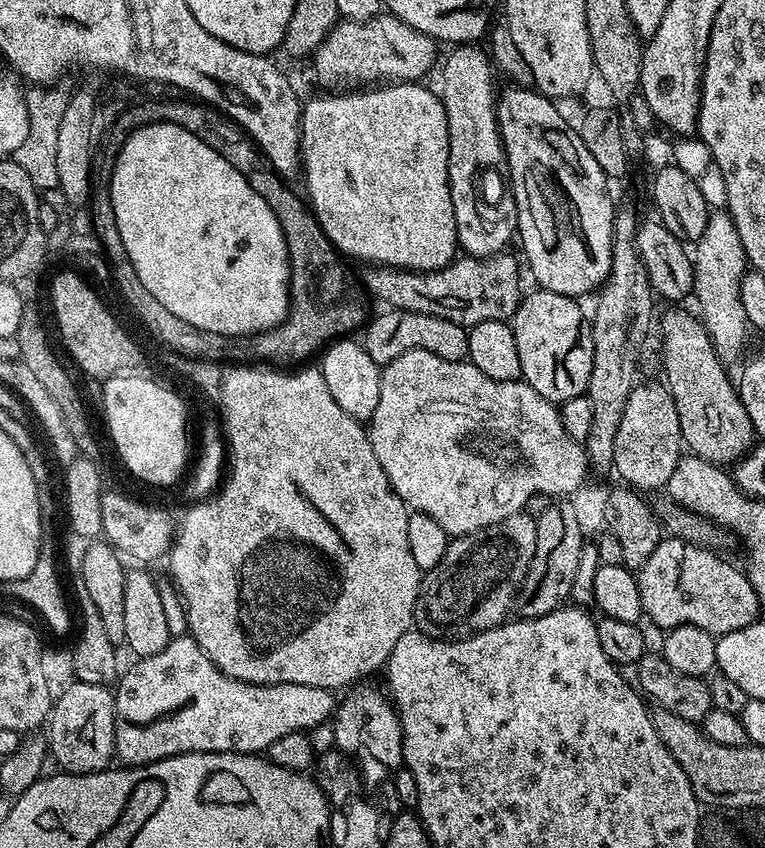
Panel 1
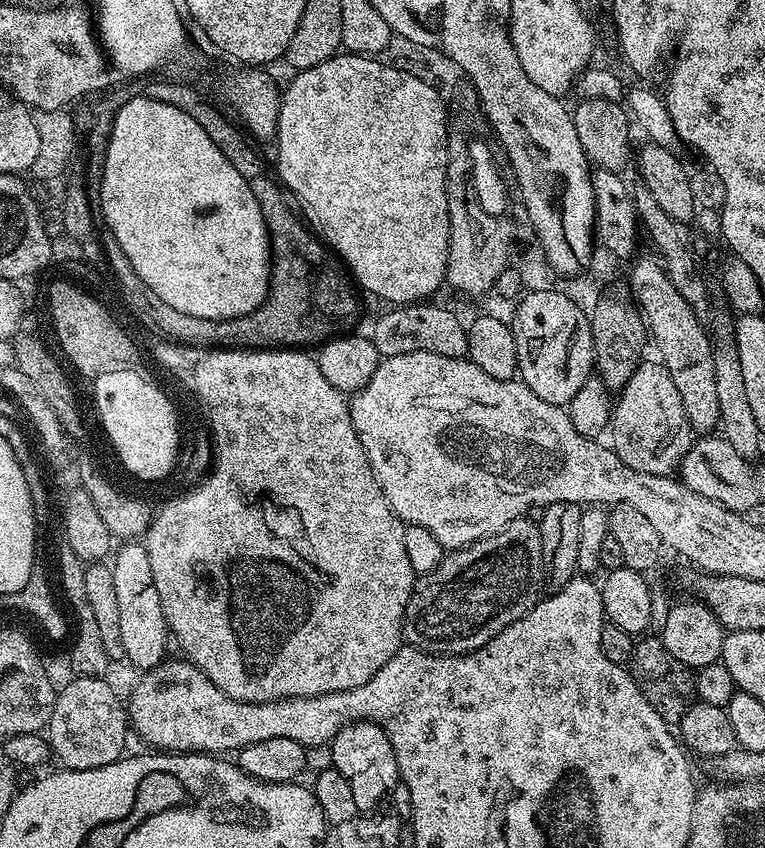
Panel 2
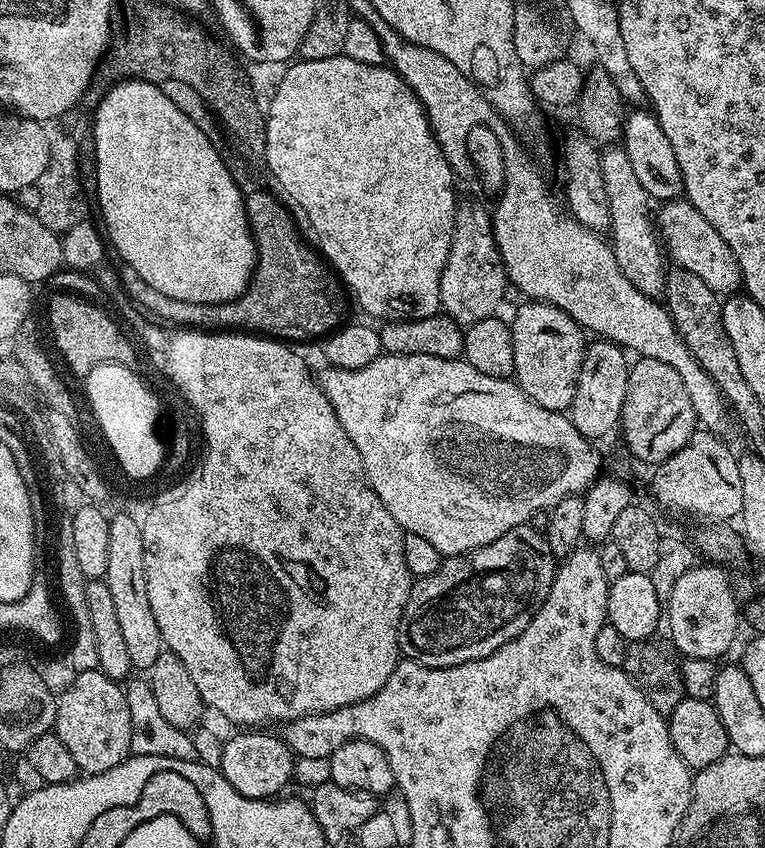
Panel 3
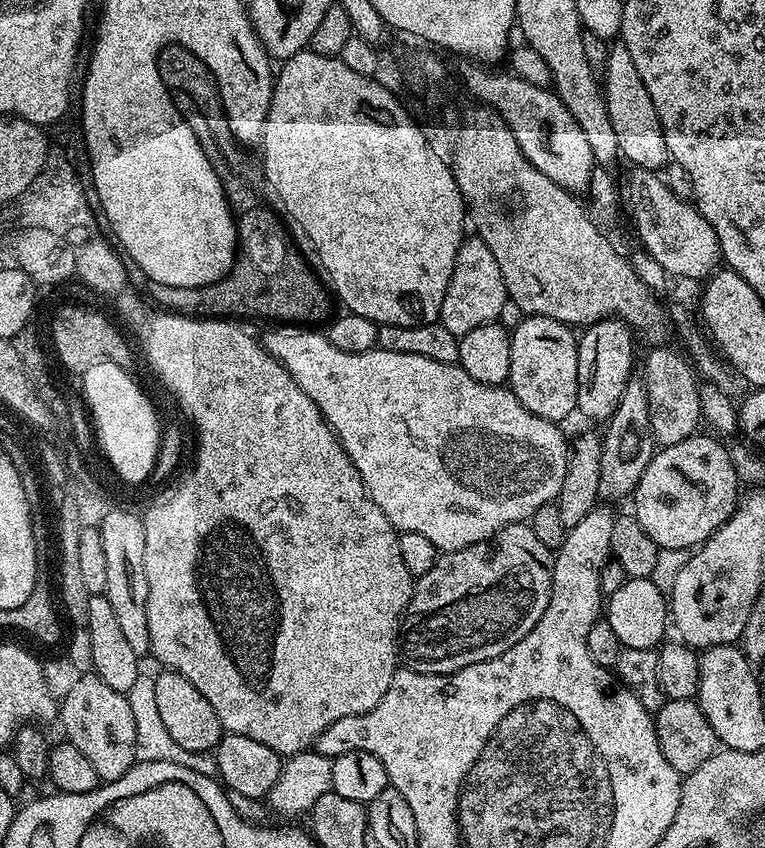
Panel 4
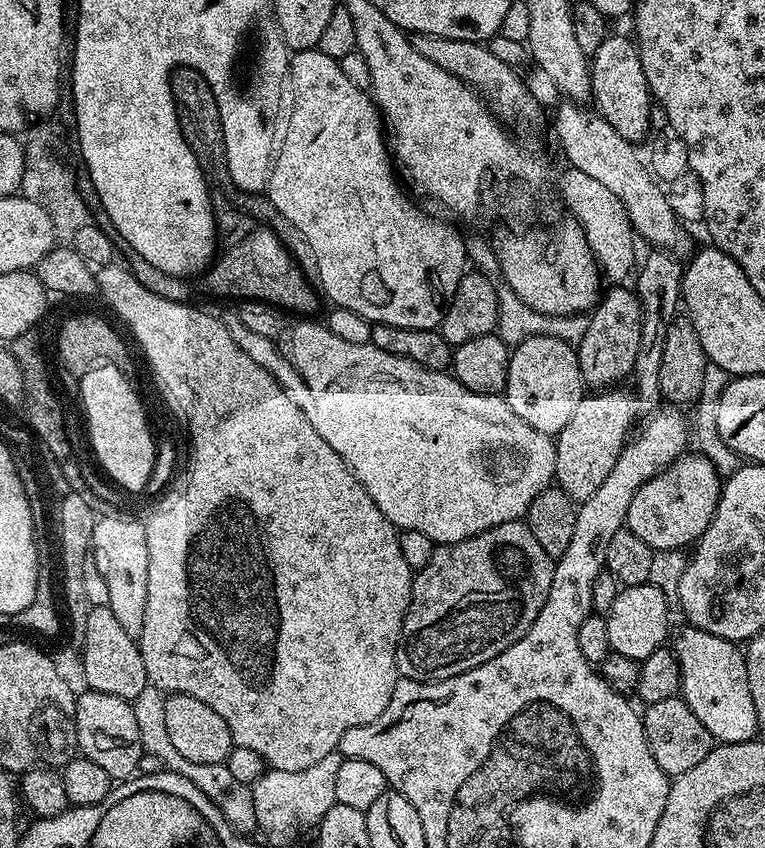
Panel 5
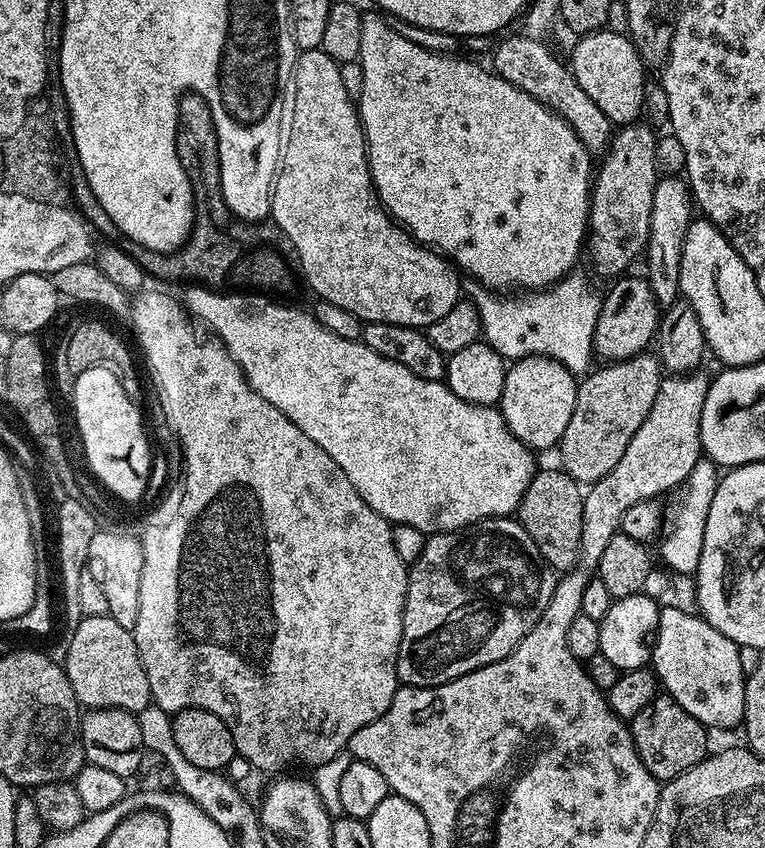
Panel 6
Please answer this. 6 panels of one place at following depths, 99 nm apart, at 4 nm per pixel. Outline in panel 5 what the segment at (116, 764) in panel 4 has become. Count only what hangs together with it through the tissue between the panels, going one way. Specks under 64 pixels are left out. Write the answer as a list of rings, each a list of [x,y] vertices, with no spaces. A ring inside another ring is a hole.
[[[91,690],[81,691],[76,697],[76,746],[82,756],[102,766],[113,781],[123,782],[135,775],[140,759],[146,753],[139,740],[138,723],[133,705],[114,694]]]

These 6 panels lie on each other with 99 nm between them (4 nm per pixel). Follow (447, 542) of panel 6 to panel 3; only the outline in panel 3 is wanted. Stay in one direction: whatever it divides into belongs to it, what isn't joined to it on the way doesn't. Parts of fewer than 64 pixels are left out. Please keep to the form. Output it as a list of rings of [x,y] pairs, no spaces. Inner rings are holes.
[[[528,524],[506,530],[502,538],[494,538],[494,542],[473,552],[447,557],[434,574],[419,577],[412,585],[398,630],[401,657],[416,660],[422,666],[449,668],[494,654],[498,646],[518,638],[534,614],[538,614],[542,602],[546,602],[546,594],[550,594],[557,567],[557,557],[550,550],[545,533]]]

